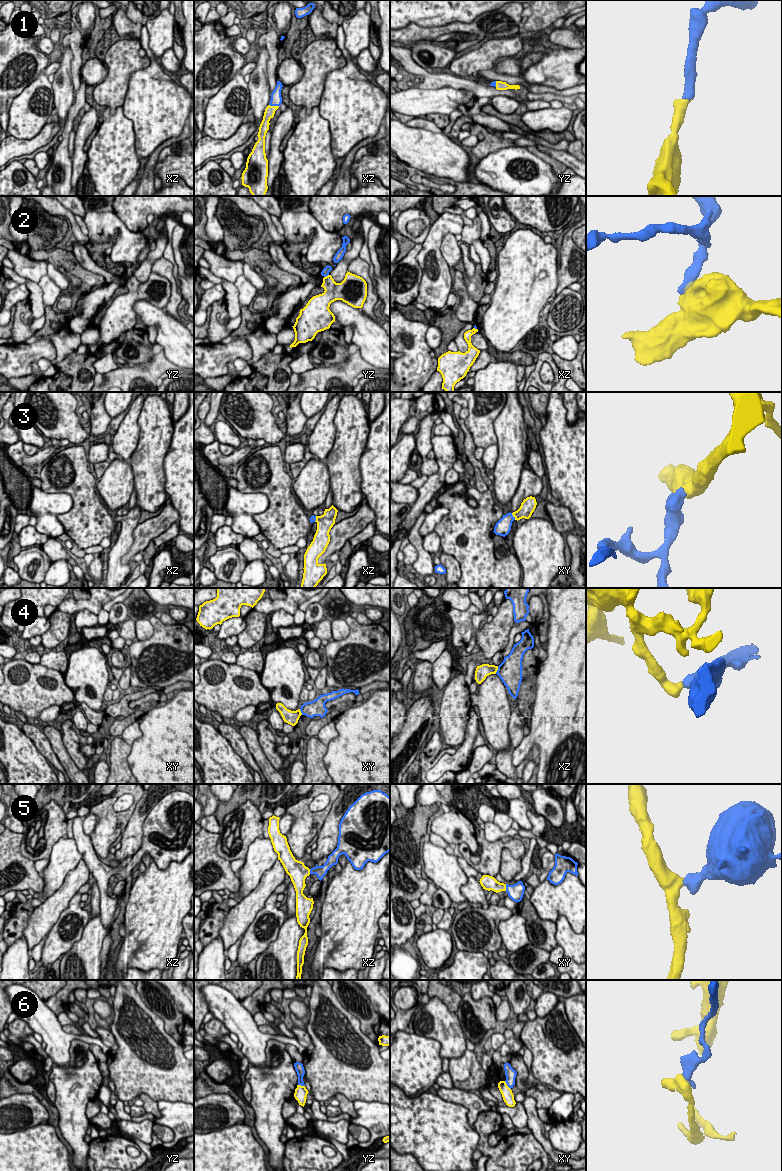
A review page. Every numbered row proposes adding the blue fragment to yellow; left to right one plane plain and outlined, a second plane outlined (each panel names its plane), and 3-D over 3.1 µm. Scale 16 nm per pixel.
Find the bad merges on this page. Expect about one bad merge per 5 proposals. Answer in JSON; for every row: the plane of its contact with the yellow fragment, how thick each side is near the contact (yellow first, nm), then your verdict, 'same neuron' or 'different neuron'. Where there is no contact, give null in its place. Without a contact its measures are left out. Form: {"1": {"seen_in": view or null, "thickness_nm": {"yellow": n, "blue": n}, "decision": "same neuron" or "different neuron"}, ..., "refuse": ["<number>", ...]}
{"1": {"seen_in": "xz", "thickness_nm": {"yellow": 160, "blue": 190}, "decision": "same neuron"}, "2": {"seen_in": "yz", "thickness_nm": {"yellow": 260, "blue": 130}, "decision": "different neuron"}, "3": {"seen_in": "xy", "thickness_nm": {"yellow": 240, "blue": 240}, "decision": "same neuron"}, "4": {"seen_in": "xz", "thickness_nm": {"yellow": 220, "blue": 380}, "decision": "different neuron"}, "5": {"seen_in": "xy", "thickness_nm": {"yellow": 220, "blue": 240}, "decision": "same neuron"}, "6": {"seen_in": "xy", "thickness_nm": {"yellow": 190, "blue": 170}, "decision": "different neuron"}, "refuse": ["2", "4", "6"]}

